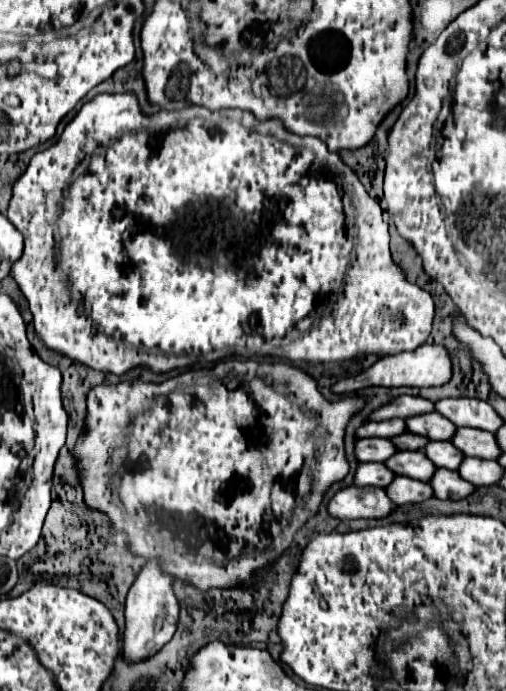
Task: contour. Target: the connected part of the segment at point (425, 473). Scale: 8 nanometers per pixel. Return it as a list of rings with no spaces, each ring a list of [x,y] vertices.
[[[397,450],[389,460],[385,460],[385,466],[395,474],[417,478],[421,482],[427,482],[429,476],[433,476],[435,472],[435,464],[423,452]]]

